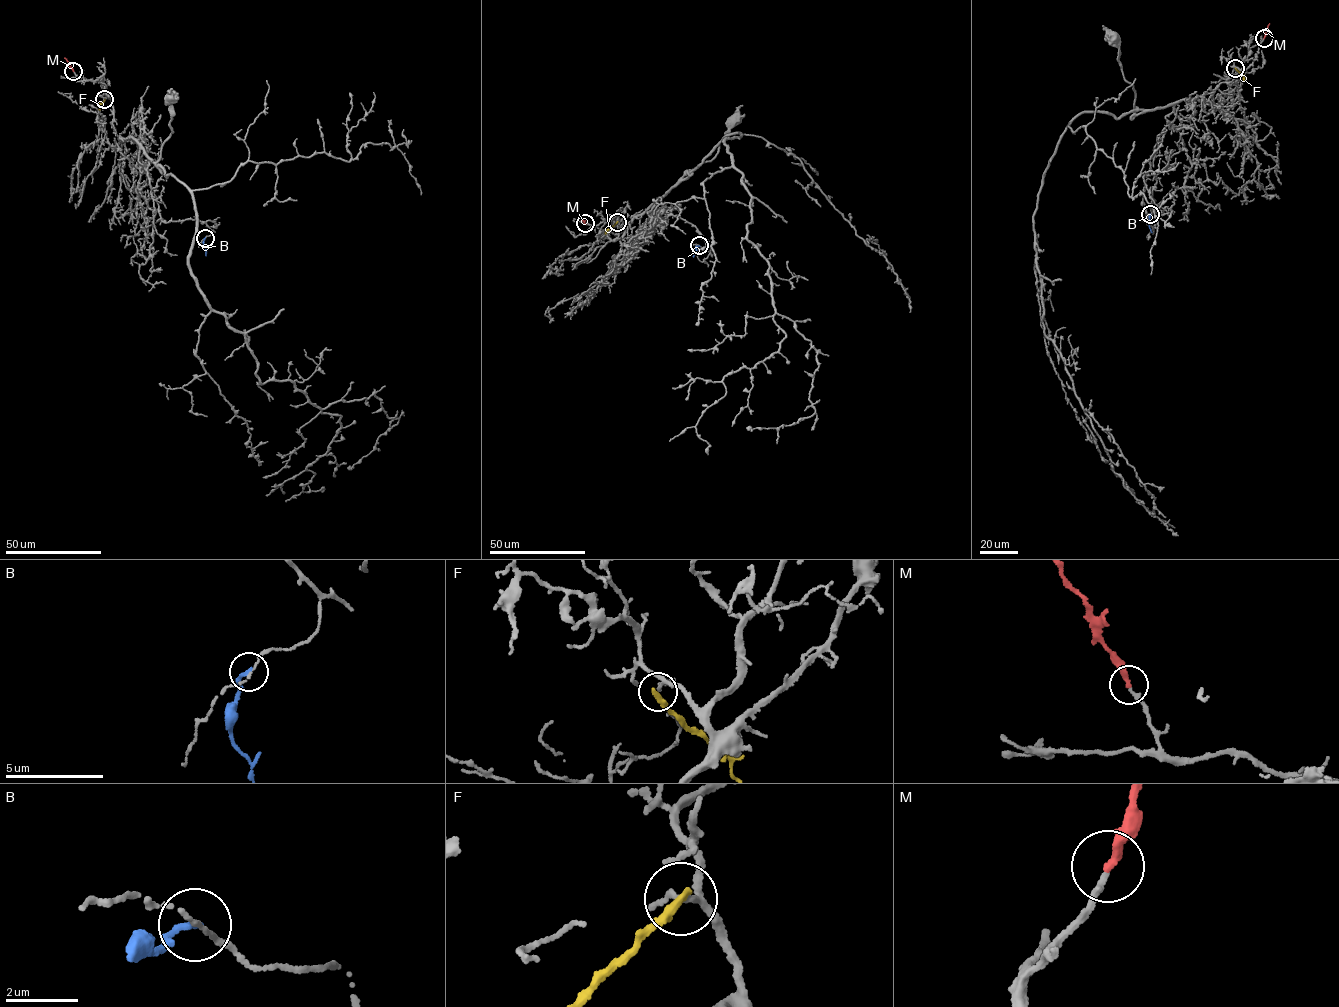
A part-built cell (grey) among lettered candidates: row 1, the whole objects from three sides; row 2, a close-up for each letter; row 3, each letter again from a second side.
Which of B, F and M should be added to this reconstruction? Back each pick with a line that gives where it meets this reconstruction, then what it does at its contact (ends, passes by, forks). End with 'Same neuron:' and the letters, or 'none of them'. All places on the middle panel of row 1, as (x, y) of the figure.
M: (585, 223) | it ends
Same neuron: M

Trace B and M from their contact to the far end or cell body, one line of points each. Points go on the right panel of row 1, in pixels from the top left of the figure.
B: (1150, 214), (1151, 232)
M: (1264, 38), (1269, 23)

